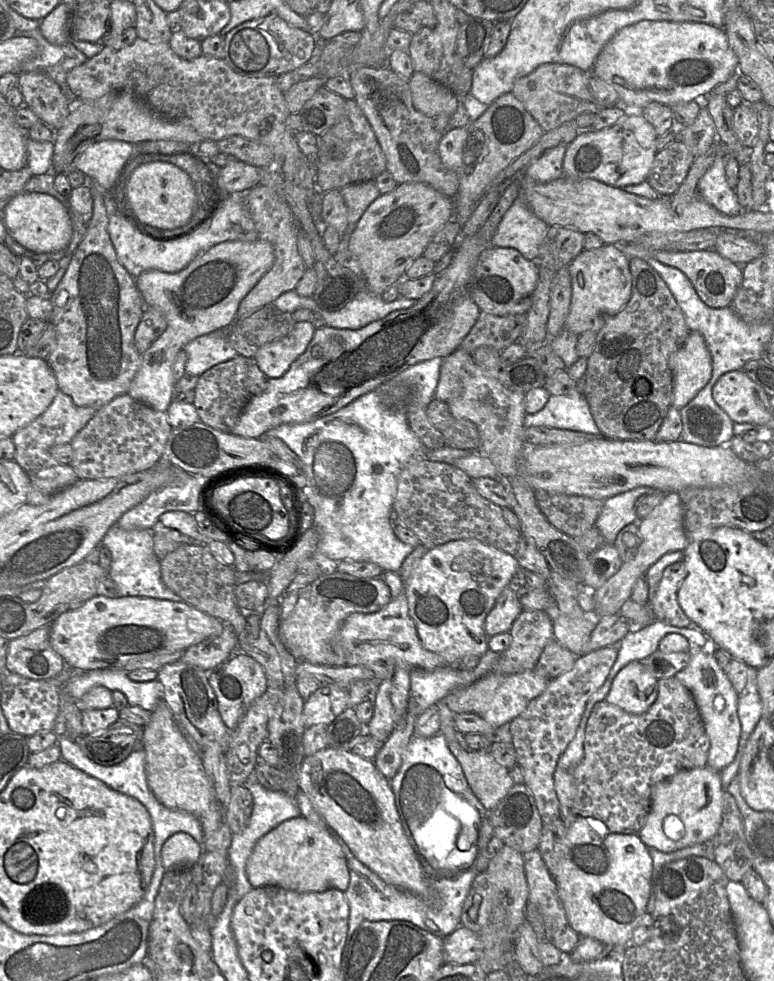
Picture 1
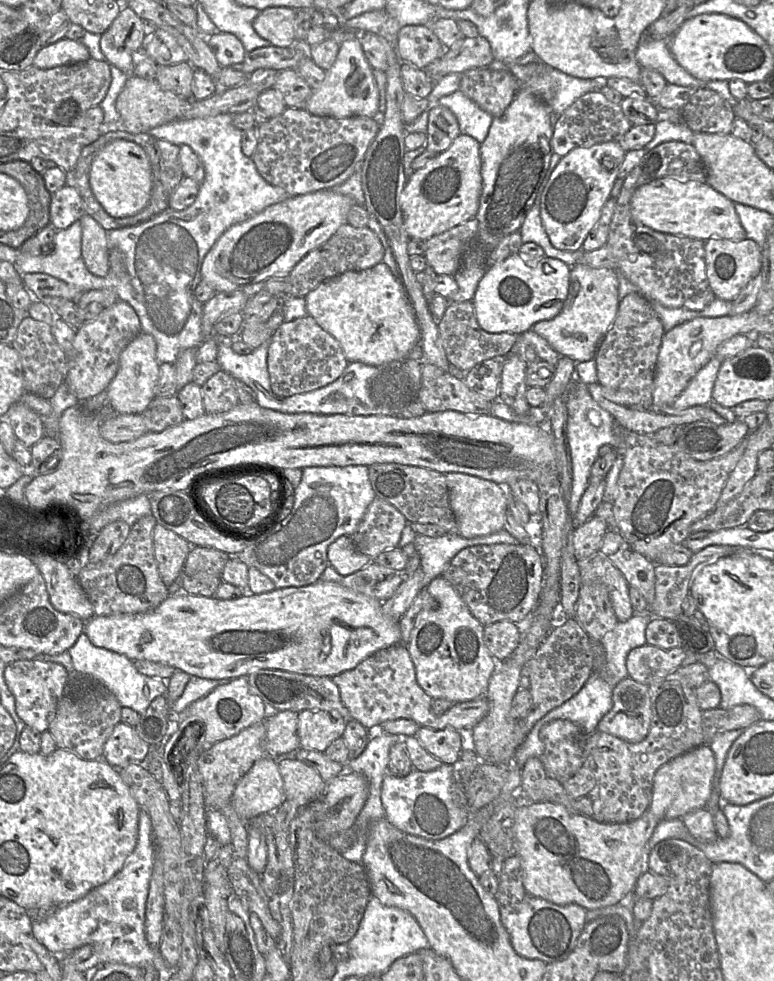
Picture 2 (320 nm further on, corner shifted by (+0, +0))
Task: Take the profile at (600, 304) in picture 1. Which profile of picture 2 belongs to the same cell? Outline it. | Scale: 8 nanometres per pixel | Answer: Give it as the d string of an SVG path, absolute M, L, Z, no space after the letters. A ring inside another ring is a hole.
M583 263L571 267L567 299L561 312L550 320L537 322L533 330L560 354L576 363L594 359L597 348L612 326L619 309L619 281L610 268L593 268Z

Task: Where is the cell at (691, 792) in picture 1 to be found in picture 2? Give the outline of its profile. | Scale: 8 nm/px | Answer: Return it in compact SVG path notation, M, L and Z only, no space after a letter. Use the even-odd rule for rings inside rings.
M708 744L689 750L663 764L653 778L648 810L659 820L681 818L696 809L705 808L712 792L715 756Z

